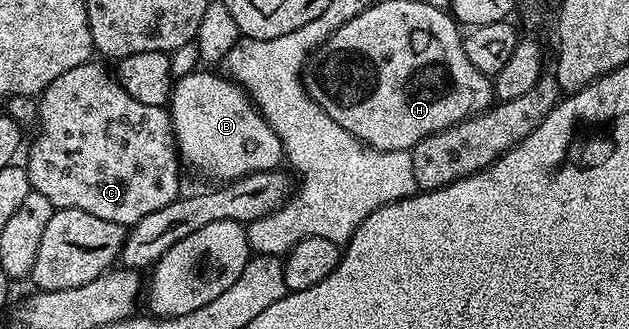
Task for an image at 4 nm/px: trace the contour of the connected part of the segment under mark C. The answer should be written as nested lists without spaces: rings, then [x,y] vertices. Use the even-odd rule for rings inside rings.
[[[88,61],[69,69],[69,73],[61,73],[57,81],[53,81],[38,96],[39,117],[37,128],[39,132],[35,135],[35,140],[31,143],[31,152],[27,155],[25,166],[27,176],[31,182],[32,191],[41,193],[44,197],[49,197],[49,201],[57,209],[81,209],[85,213],[93,213],[93,217],[101,217],[101,221],[113,221],[121,225],[124,229],[130,228],[141,217],[149,217],[149,213],[157,213],[157,209],[165,209],[174,199],[180,198],[179,191],[179,171],[181,172],[181,160],[179,157],[179,146],[175,143],[175,130],[171,120],[171,112],[167,107],[157,105],[145,105],[133,97],[119,84],[118,78],[111,75],[96,61]]]

